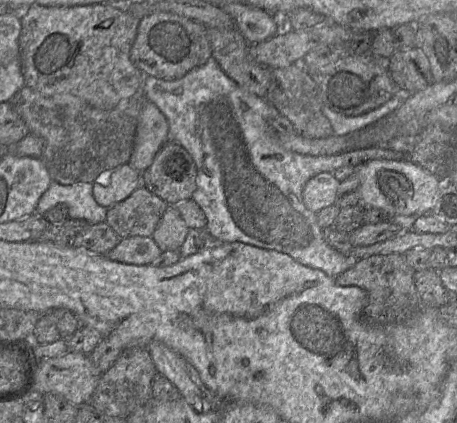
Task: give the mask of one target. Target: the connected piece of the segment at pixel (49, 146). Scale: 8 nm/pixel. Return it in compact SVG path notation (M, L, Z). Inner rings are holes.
M24 85L8 101L25 122L29 134L44 140L41 160L52 181L62 185L93 183L100 174L129 162L141 109L146 102L140 88L109 110L88 105L71 94L45 96Z

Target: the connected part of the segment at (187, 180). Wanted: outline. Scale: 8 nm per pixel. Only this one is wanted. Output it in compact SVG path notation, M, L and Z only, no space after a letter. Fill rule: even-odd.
M167 141L144 171L143 177L146 189L168 205L178 205L191 199L196 189L197 169L185 148Z

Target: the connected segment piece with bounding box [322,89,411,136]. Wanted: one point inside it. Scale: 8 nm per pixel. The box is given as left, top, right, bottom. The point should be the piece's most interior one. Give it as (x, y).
(342, 125)

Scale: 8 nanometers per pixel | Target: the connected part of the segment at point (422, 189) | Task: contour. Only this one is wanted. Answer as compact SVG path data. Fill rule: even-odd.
M374 159L355 166L360 182L360 205L376 208L395 216L430 214L441 189L440 180L422 167L405 160Z

